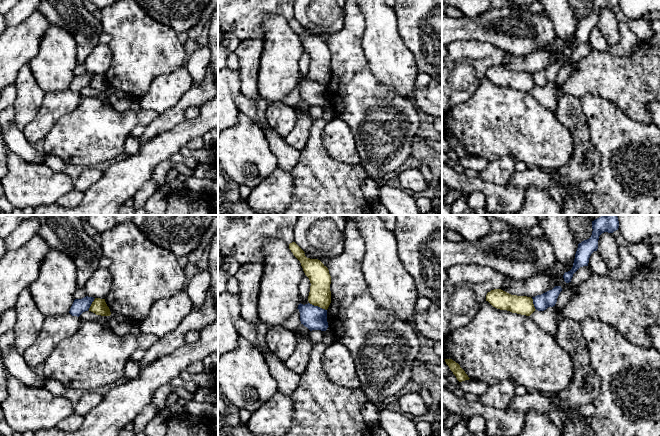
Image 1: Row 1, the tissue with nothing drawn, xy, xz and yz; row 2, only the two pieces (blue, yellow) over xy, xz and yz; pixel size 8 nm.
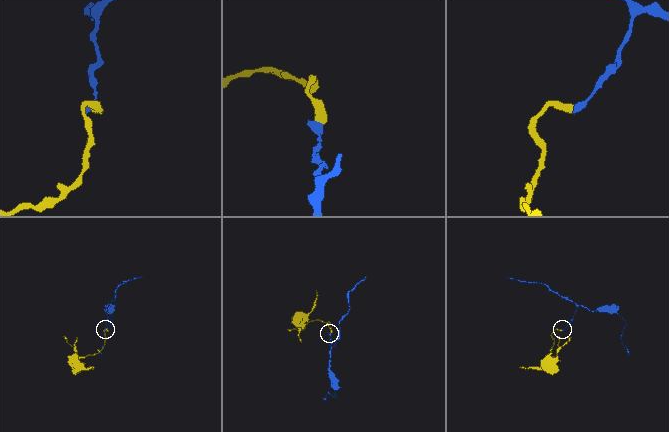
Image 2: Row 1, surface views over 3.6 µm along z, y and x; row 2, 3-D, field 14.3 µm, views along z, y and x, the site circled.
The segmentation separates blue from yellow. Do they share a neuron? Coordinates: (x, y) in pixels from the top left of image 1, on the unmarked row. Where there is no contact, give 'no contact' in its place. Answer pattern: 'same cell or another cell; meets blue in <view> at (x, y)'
another cell; meets blue in xz at (317, 82)

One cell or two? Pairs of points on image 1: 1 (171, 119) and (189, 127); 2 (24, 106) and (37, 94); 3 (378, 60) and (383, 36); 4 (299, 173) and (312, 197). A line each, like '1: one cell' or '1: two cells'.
1: two cells
2: one cell
3: one cell
4: one cell

